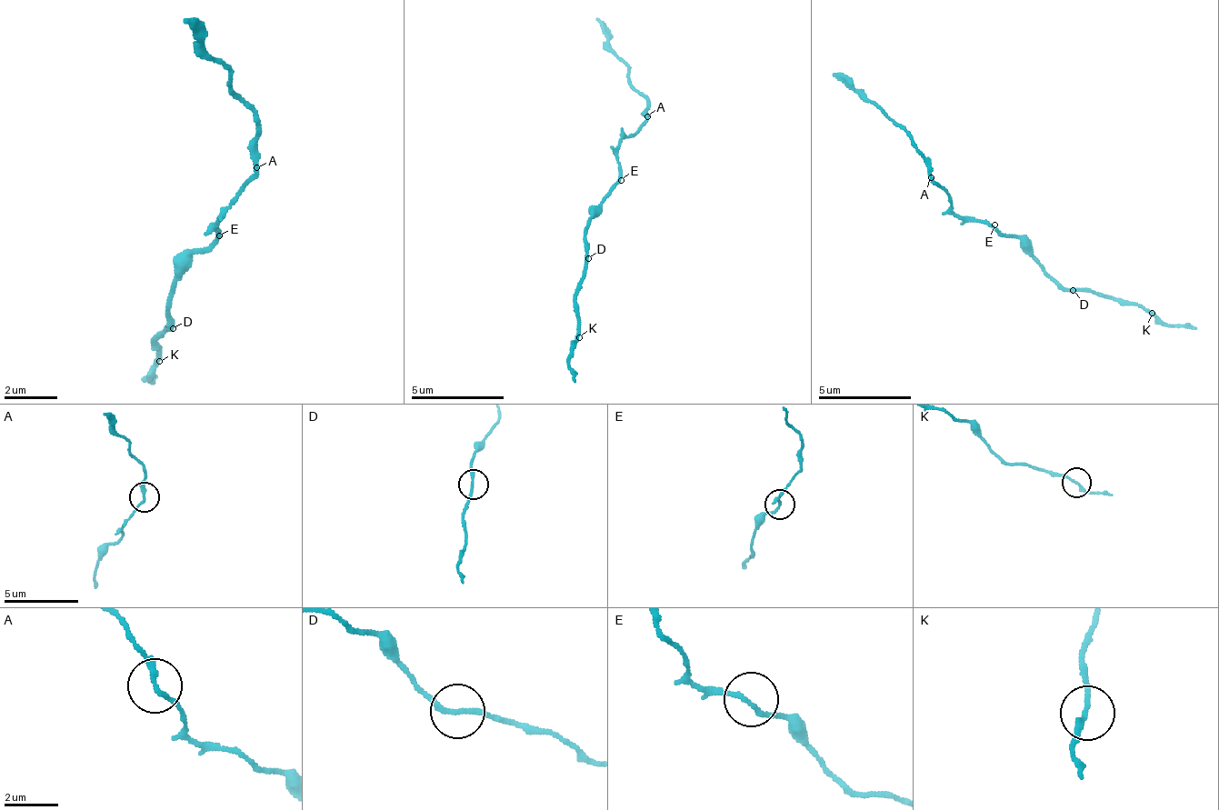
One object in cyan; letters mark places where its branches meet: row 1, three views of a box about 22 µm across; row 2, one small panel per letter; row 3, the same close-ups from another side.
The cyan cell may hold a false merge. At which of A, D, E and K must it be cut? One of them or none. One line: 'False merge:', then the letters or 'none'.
False merge: none

